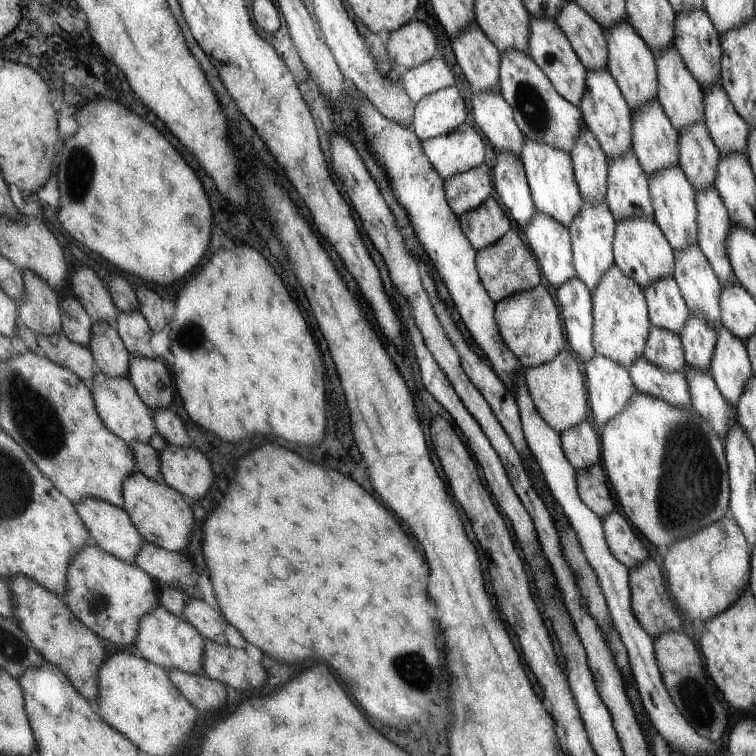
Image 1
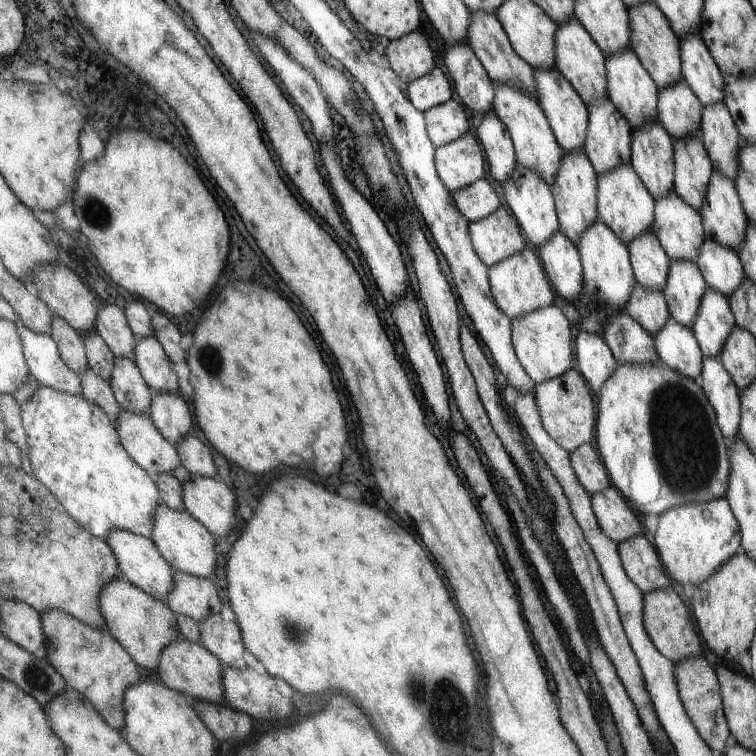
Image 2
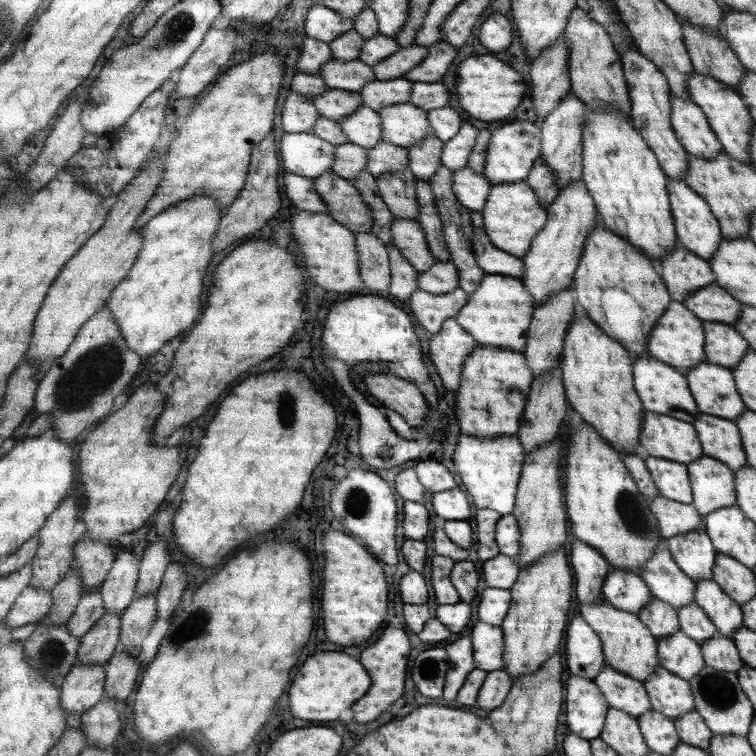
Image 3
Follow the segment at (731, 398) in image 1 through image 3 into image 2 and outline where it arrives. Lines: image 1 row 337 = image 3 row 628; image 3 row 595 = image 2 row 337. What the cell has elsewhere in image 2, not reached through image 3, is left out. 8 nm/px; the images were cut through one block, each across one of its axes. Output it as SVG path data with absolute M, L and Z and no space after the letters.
M708 287L703 295L702 305L699 306L698 318L691 327L703 356L718 357L734 326L735 316L728 297Z

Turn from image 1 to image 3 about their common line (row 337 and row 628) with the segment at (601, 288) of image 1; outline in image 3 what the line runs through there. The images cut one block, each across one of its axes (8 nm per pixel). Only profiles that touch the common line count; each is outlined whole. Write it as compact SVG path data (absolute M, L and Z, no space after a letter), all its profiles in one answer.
M599 600L596 603L582 603L580 612L582 618L595 629L596 634L603 640L606 664L632 678L640 679L642 682L656 673L656 667L660 664L658 639L639 618L639 615L616 609L606 600Z

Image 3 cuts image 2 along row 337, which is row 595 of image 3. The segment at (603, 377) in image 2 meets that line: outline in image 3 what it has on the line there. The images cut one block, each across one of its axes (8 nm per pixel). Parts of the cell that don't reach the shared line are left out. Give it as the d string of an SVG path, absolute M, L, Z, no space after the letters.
M571 538L570 545L572 570L575 570L576 575L576 594L580 604L604 600L604 579L612 570L607 558L580 539Z

